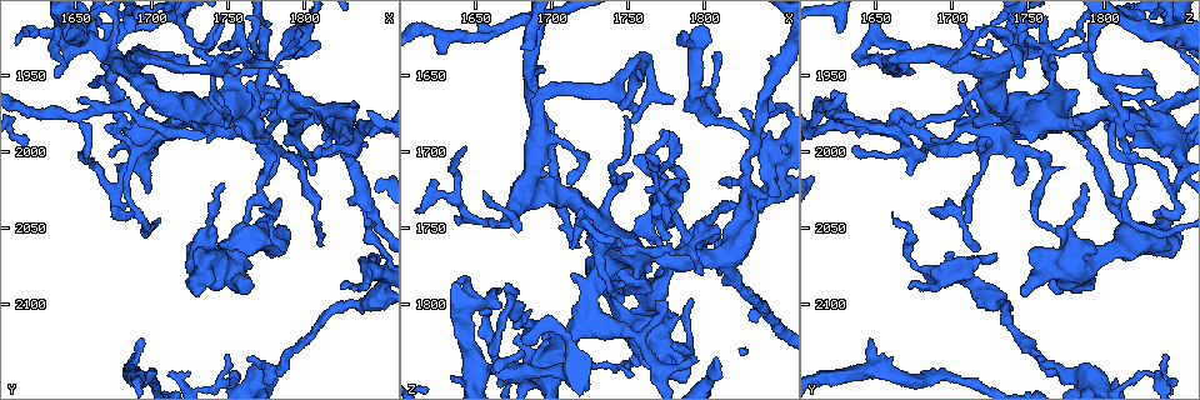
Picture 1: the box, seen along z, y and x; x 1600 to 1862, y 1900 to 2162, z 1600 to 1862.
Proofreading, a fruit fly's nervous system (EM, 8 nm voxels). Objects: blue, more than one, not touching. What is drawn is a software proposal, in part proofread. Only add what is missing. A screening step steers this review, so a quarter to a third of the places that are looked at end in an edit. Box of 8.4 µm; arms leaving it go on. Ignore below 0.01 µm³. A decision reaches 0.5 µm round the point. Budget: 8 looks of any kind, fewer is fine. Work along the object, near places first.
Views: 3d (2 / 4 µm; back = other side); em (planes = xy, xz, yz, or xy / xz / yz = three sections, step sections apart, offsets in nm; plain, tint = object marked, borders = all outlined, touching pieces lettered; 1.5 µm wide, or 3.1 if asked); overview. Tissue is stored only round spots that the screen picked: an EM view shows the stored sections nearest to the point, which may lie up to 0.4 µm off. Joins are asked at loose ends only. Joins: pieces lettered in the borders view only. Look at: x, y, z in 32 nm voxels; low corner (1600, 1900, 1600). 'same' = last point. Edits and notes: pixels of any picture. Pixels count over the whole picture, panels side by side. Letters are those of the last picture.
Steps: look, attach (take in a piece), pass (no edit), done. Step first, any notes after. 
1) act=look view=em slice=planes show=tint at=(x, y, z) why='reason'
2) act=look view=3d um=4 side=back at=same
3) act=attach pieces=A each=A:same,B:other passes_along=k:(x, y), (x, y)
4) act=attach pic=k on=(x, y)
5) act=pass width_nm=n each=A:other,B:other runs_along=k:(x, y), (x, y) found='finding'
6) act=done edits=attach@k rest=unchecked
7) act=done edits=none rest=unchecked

act=look view=3d um=4 at=(1732, 2092, 1746) why='free end'

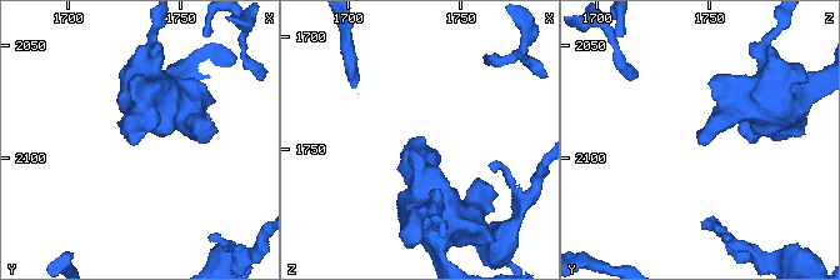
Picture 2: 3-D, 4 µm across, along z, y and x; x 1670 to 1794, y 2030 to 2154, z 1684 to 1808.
act=look view=em slice=xz step=8 show=tint at=(1729, 2094, 1746) why='now the EM'

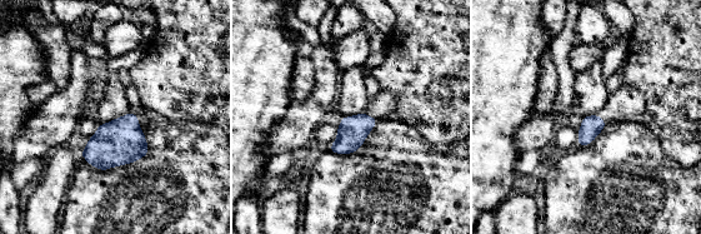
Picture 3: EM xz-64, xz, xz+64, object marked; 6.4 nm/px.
act=look view=em slice=planes show=borders at=same why='another direction'

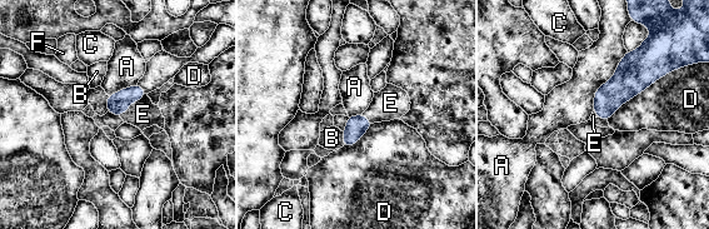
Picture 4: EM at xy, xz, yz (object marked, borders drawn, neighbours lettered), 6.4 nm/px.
act=attach pieces=E each=A:other,B:other,C:other,D:other,E:same,F:other passes_along=4:(118, 104), (133, 101), (143, 114) found='the neuron continues'

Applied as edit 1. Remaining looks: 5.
act=look view=3d um=4 at=(1846, 2066, 1728) why='free end'

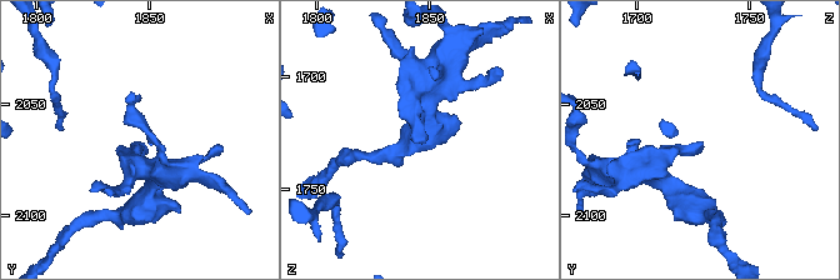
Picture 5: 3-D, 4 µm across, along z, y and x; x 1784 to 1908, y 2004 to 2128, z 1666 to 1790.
act=look view=em slice=yz step=8 show=tint at=(1845, 2068, 1731)

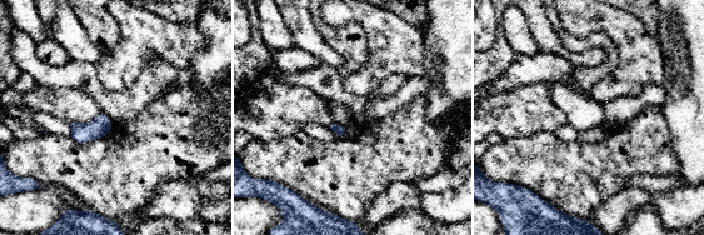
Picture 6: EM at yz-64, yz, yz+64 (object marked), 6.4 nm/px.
act=look view=em slice=planes show=borders at=same

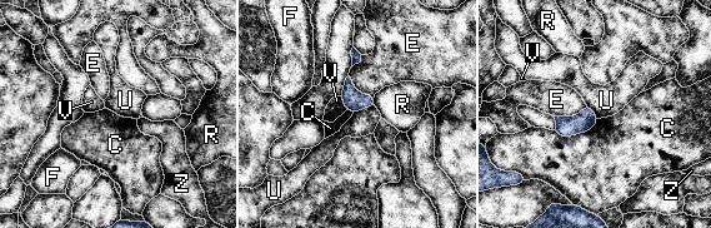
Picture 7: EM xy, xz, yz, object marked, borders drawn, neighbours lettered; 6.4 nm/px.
act=pass width_nm=140 each=C:other,E:other,F:other,R:other,U:other,V:other,Z:other border=7:(374, 105), (354, 113) found='no lettered piece goes on from it'

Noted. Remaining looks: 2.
act=look view=em slice=planes show=tint at=(1790, 2064, 1716) why='free end'

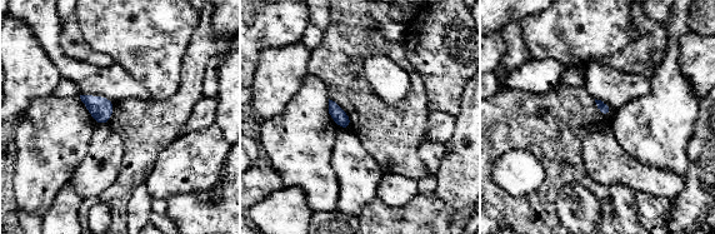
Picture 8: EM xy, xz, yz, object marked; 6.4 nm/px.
act=look view=em slice=planes show=borders at=same

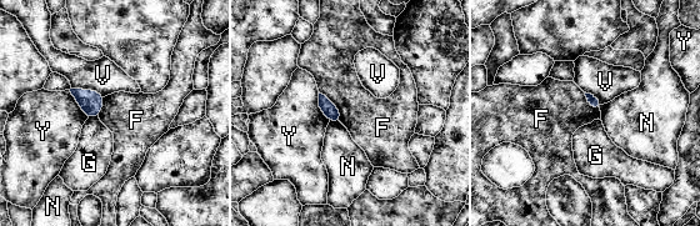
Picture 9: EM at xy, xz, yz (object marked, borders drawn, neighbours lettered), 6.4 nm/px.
act=pass longest_contact=F:240nm each=F:other,G:other,N:other,V:other,Y:other border=9:(319, 91), (338, 109), (340, 121) found='none of them fits'

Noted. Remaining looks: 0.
act=done edits=attach@4 rest=unchecked

